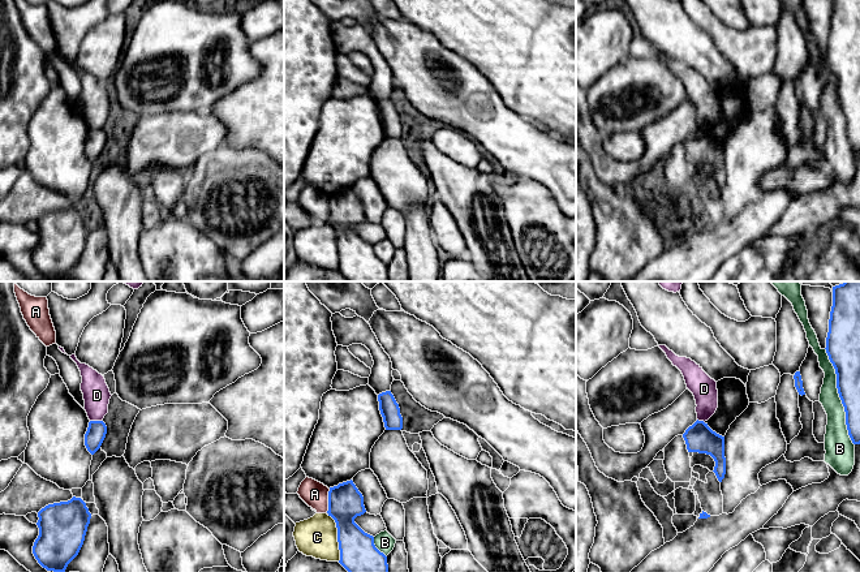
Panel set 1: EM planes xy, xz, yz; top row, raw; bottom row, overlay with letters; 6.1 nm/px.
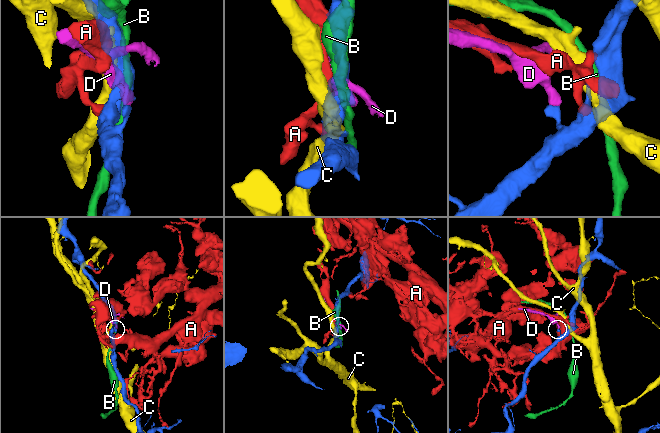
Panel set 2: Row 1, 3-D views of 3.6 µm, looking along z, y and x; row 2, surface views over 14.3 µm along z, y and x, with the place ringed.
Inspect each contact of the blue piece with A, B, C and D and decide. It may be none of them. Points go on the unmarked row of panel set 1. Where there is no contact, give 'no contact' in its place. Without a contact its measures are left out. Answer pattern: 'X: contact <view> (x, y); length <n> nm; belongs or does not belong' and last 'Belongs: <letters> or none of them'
A: contact xz (329, 209); length 150 nm; does not belong
B: contact yz (839, 104); length 650 nm; does not belong
C: contact xz (338, 245); length 300 nm; does not belong
D: contact xy (97, 129); length 80 nm; does not belong
Belongs: none of them

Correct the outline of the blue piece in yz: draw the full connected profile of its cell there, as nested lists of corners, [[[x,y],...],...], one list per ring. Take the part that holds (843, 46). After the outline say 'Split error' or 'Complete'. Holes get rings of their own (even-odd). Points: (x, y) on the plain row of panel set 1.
[[[833,0],[826,61],[837,82],[837,96],[853,152],[860,152],[860,0]]]. Complete

